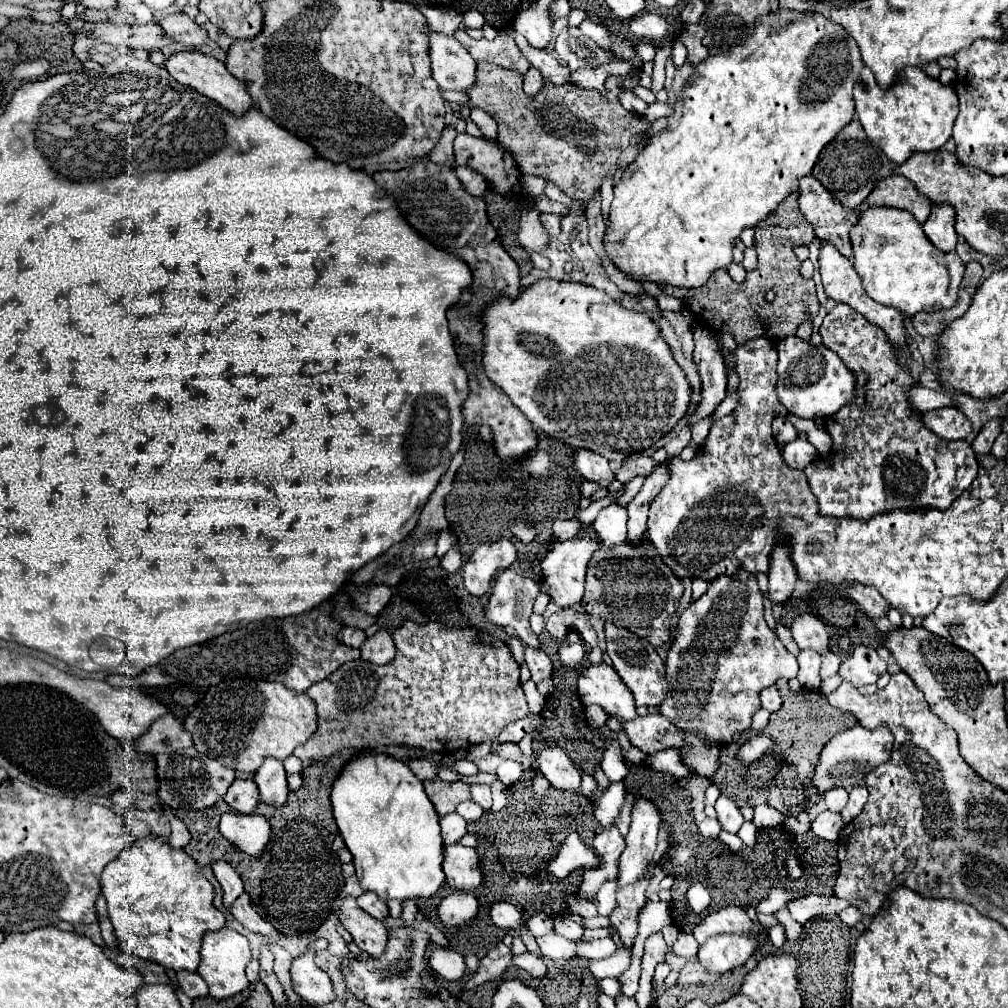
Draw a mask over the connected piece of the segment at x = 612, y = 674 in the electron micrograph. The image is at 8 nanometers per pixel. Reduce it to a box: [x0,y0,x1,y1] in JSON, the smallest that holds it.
[578,663,636,719]

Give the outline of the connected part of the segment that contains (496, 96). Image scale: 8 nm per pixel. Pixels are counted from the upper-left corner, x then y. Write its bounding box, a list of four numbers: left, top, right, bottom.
[468,63,650,205]

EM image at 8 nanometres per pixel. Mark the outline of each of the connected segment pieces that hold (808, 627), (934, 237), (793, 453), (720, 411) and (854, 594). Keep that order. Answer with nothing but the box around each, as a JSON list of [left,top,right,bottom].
[[792,615,828,655],[924,205,958,251],[782,439,818,469],[712,391,740,421],[844,585,890,619]]

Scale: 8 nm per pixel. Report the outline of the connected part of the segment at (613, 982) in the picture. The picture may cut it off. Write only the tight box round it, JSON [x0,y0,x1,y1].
[598,978,620,997]

